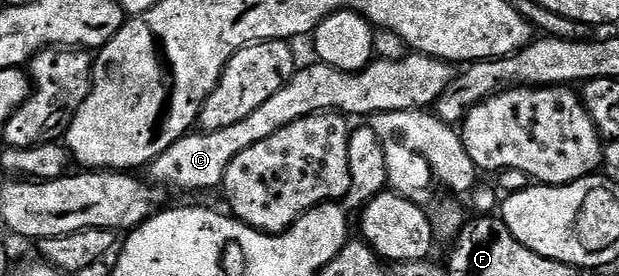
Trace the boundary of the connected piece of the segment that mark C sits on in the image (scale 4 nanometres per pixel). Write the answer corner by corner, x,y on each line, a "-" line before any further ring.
408,54
400,60
375,58
359,72
346,72
322,62
314,63
296,70
287,79
287,84
281,86
273,98
257,106
249,118
241,118
241,122
233,122
233,126
225,126
225,130
195,130
173,142
173,146
169,146
169,150
149,166
150,179
159,186
168,184
171,188
188,188
191,192
198,188
218,189
225,178
225,170
229,170
229,162
233,162
237,154
249,150
249,146
257,146
257,142
269,138
269,134
277,134
277,130
285,130
285,126
301,118
316,116
318,112
337,112
352,118
375,116
378,112
427,110
430,104
431,107
438,105
441,94
447,92
457,75
448,61
418,54

